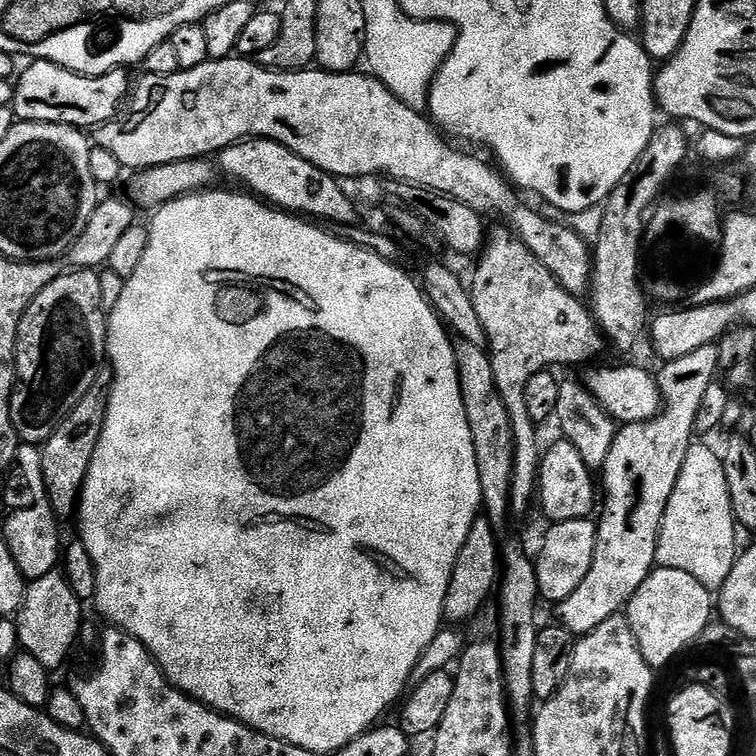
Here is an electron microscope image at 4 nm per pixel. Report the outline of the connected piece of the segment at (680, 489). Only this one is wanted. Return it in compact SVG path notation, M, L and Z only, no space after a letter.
M689 443L686 460L682 462L682 470L674 482L674 492L670 494L664 511L656 546L656 563L662 568L683 570L698 578L702 586L718 590L726 578L730 578L730 570L734 570L736 565L738 525L732 516L721 453L715 452L708 444L696 443Z

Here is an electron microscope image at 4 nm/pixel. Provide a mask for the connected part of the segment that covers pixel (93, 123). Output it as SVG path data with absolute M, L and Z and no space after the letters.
M32 60L29 65L25 72L23 69L15 77L10 105L20 122L68 124L72 128L95 130L101 124L109 124L116 119L130 92L129 73L124 70L104 72L101 76L84 76L49 60Z

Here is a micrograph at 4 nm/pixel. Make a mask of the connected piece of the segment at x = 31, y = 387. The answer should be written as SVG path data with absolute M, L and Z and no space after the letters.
M68 270L68 273L57 275L54 282L50 282L50 286L46 286L38 294L38 298L34 298L34 302L30 302L30 306L24 311L22 322L18 326L18 334L16 335L16 386L12 389L12 405L10 406L10 418L12 425L16 431L17 437L23 443L43 445L54 434L54 430L58 430L58 426L67 418L74 410L74 406L78 406L78 402L82 402L82 398L97 383L96 367L99 366L100 360L105 359L106 349L108 347L108 316L102 306L102 288L100 282L100 272L96 270Z

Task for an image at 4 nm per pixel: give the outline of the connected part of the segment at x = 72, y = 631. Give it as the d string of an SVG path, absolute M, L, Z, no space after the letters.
M63 571L42 574L42 578L27 581L22 606L16 611L15 621L20 639L20 648L34 654L38 662L49 670L60 668L68 660L72 647L81 639L81 627L85 623L85 605L70 590L70 582Z

